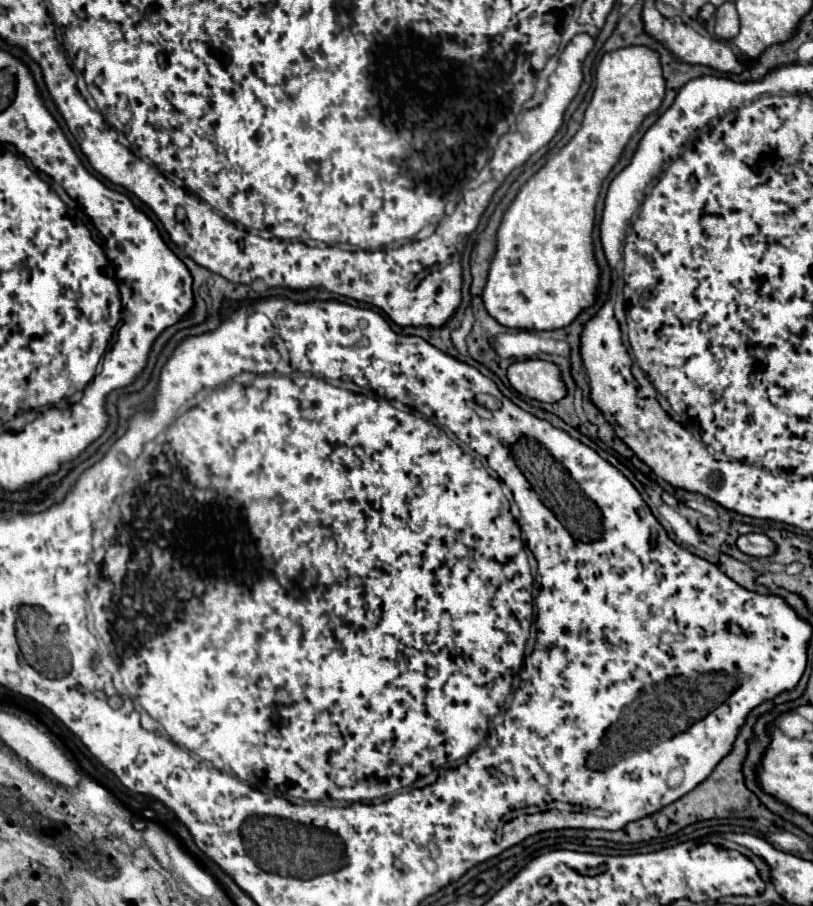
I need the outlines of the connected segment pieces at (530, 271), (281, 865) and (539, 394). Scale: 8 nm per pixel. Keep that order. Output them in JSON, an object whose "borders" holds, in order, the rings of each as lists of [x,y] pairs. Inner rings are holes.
{"borders":[[[[628,47],[602,57],[596,69],[596,91],[584,113],[582,127],[570,139],[570,143],[550,157],[546,165],[520,189],[498,227],[498,247],[482,297],[486,311],[500,325],[534,331],[562,329],[568,327],[584,309],[596,303],[600,267],[594,257],[592,229],[602,181],[620,161],[632,133],[636,133],[642,121],[662,105],[664,91],[666,85],[658,63],[658,53],[650,53],[646,47]]],[[[254,815],[254,817],[248,817],[246,821],[240,827],[244,849],[258,863],[258,867],[268,873],[278,873],[278,875],[288,875],[288,877],[298,877],[298,879],[312,879],[316,875],[336,871],[344,863],[344,851],[340,851],[344,847],[340,843],[340,837],[332,831],[318,829],[314,825],[292,823],[290,819],[280,819],[280,817],[256,817]],[[322,831],[324,831],[324,855],[322,855]],[[284,851],[286,855],[294,855],[292,859],[300,859],[300,861],[284,861],[284,857],[276,857],[276,855],[284,855]]],[[[542,359],[514,361],[508,367],[508,381],[520,395],[544,403],[556,403],[564,399],[568,393],[566,383],[561,377],[560,367],[552,361]]]]}

